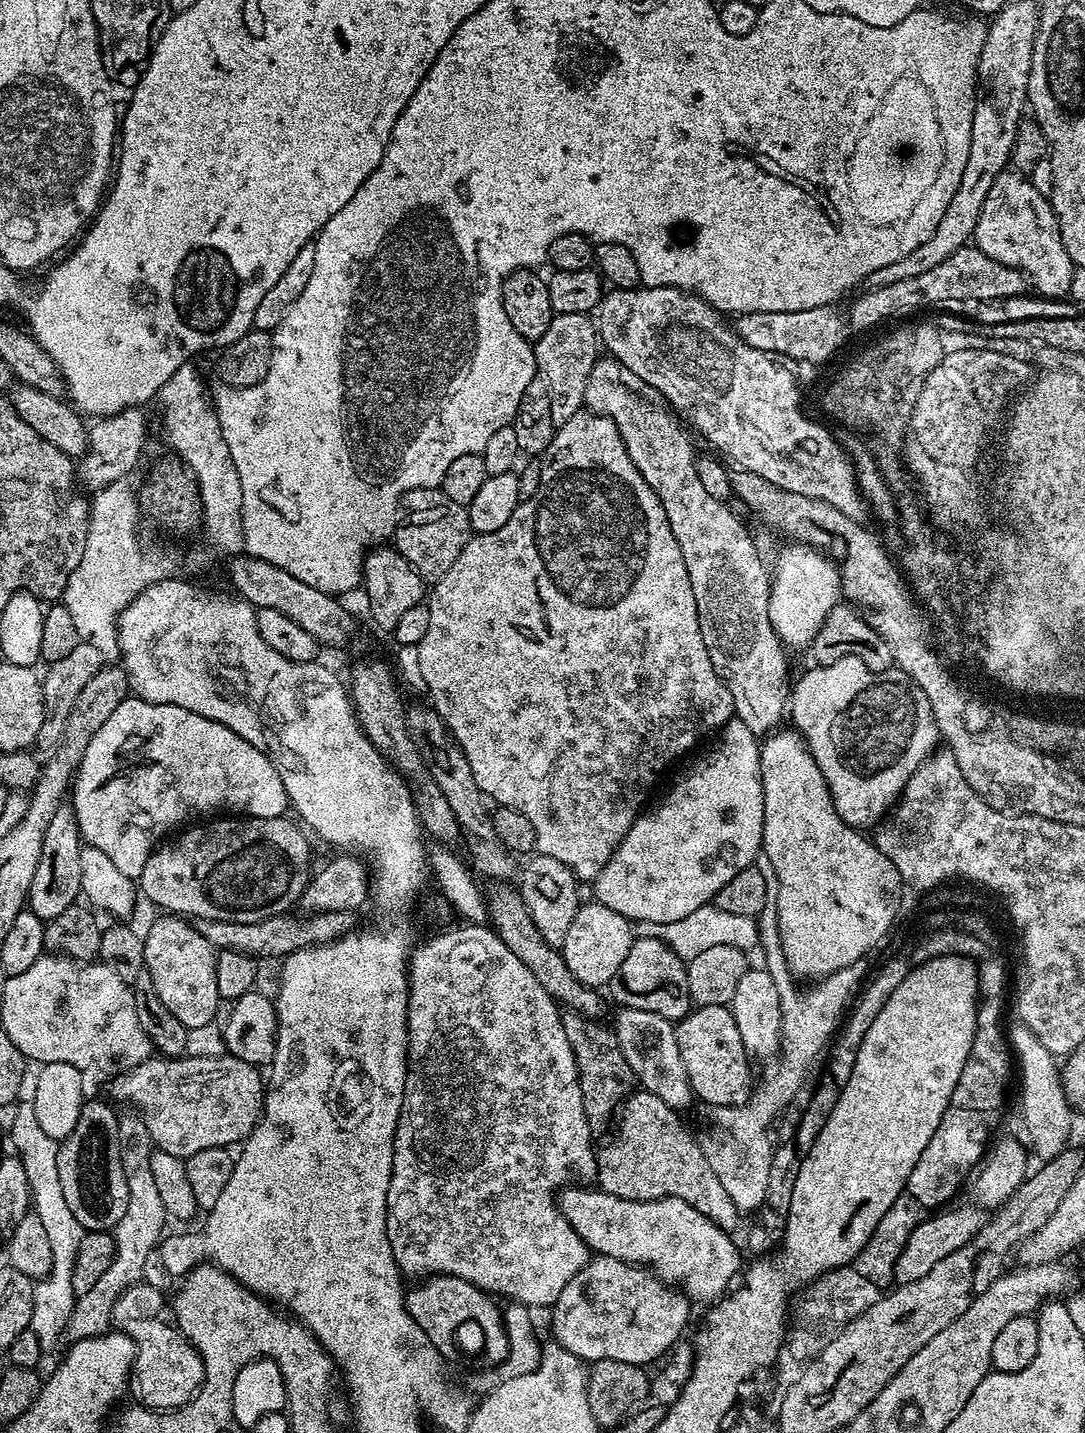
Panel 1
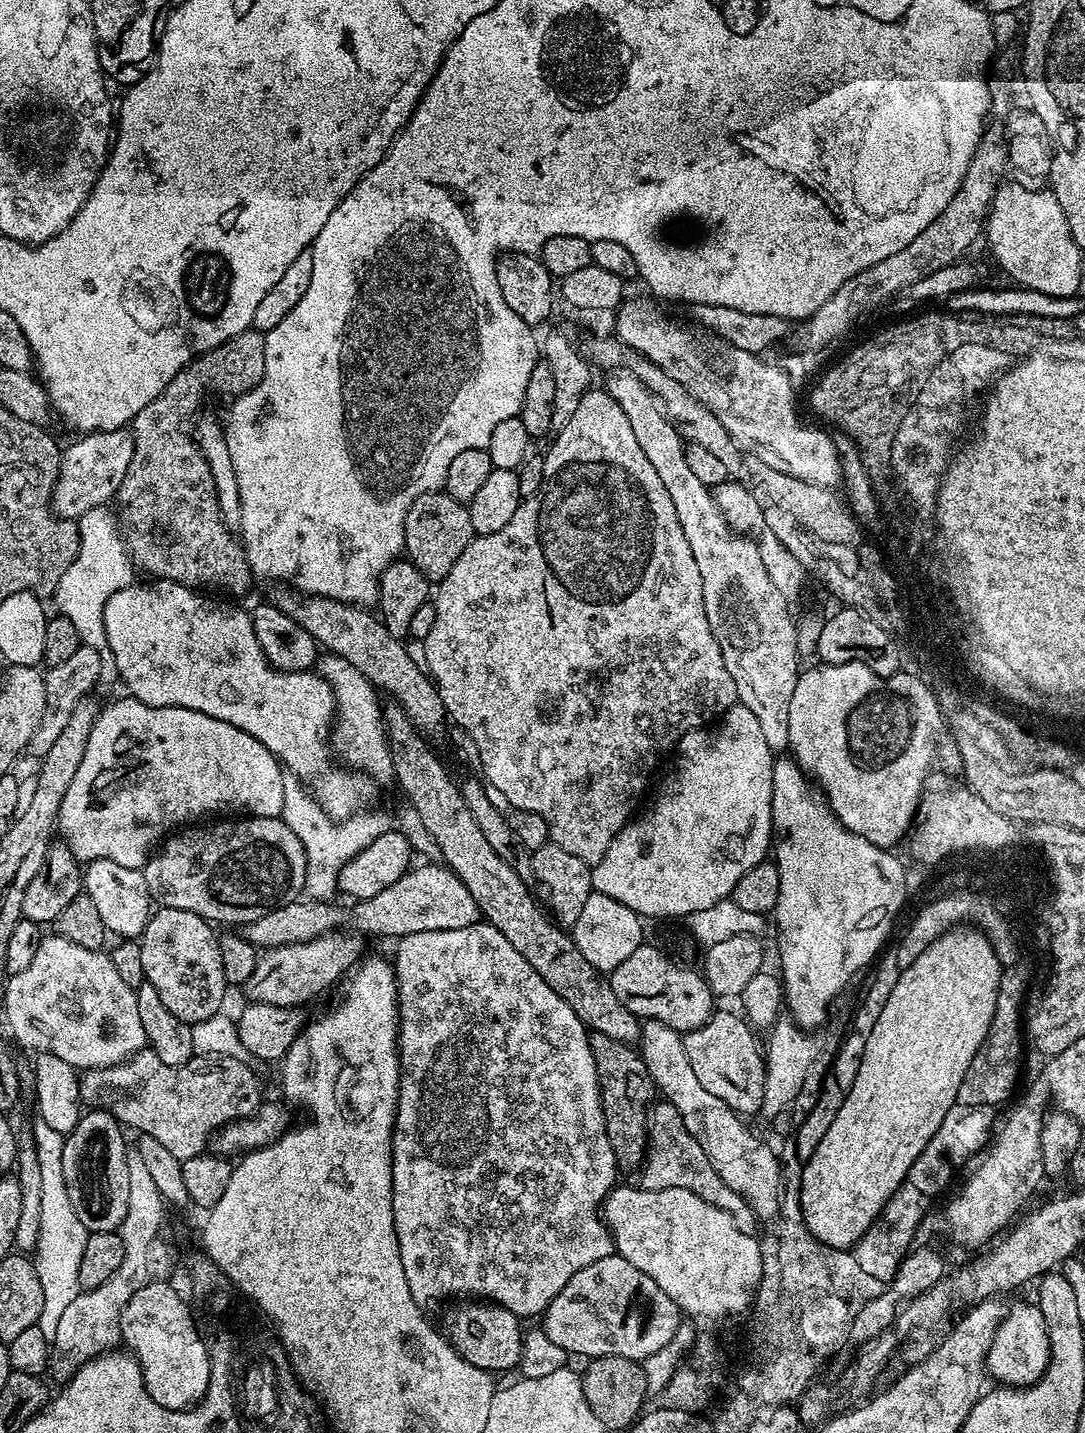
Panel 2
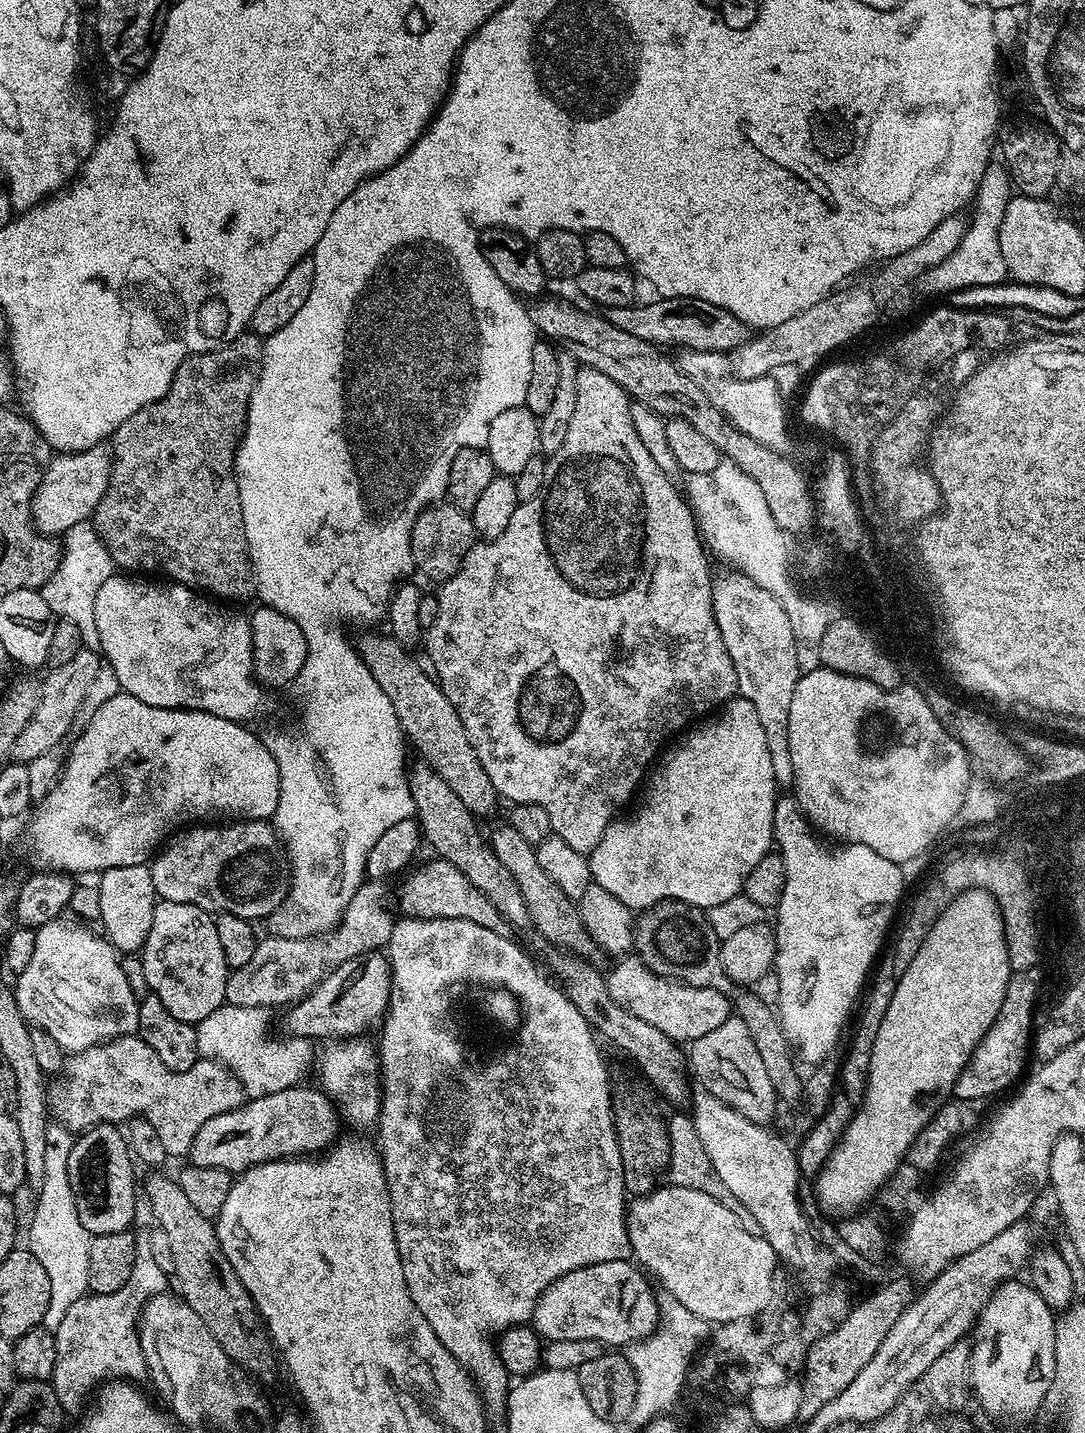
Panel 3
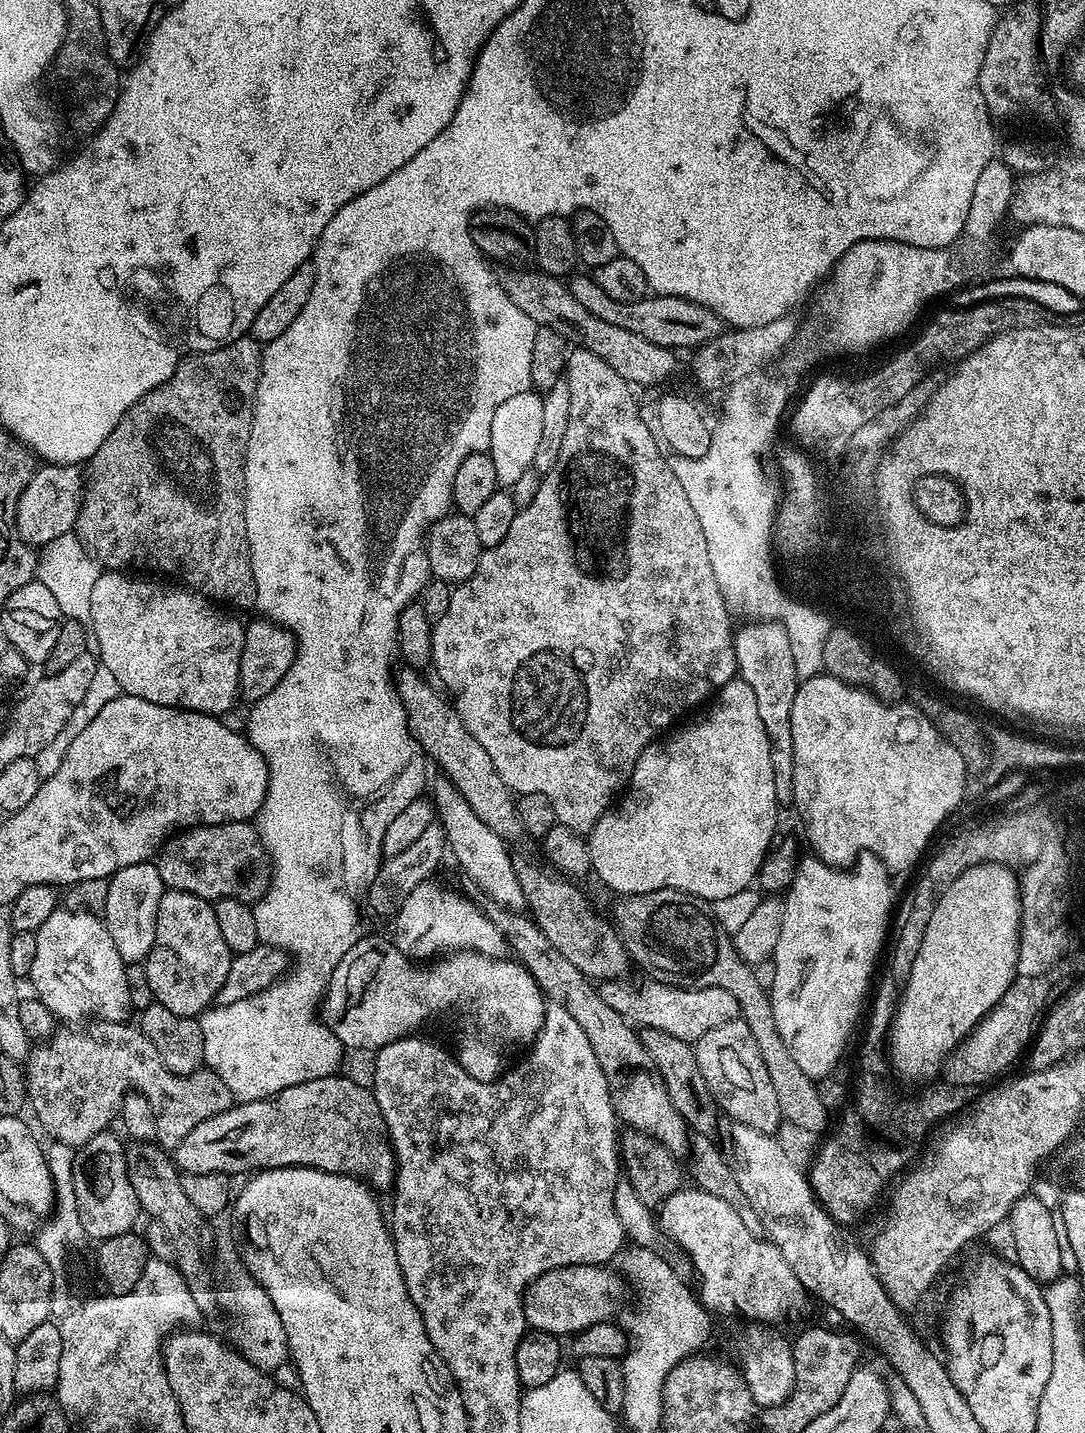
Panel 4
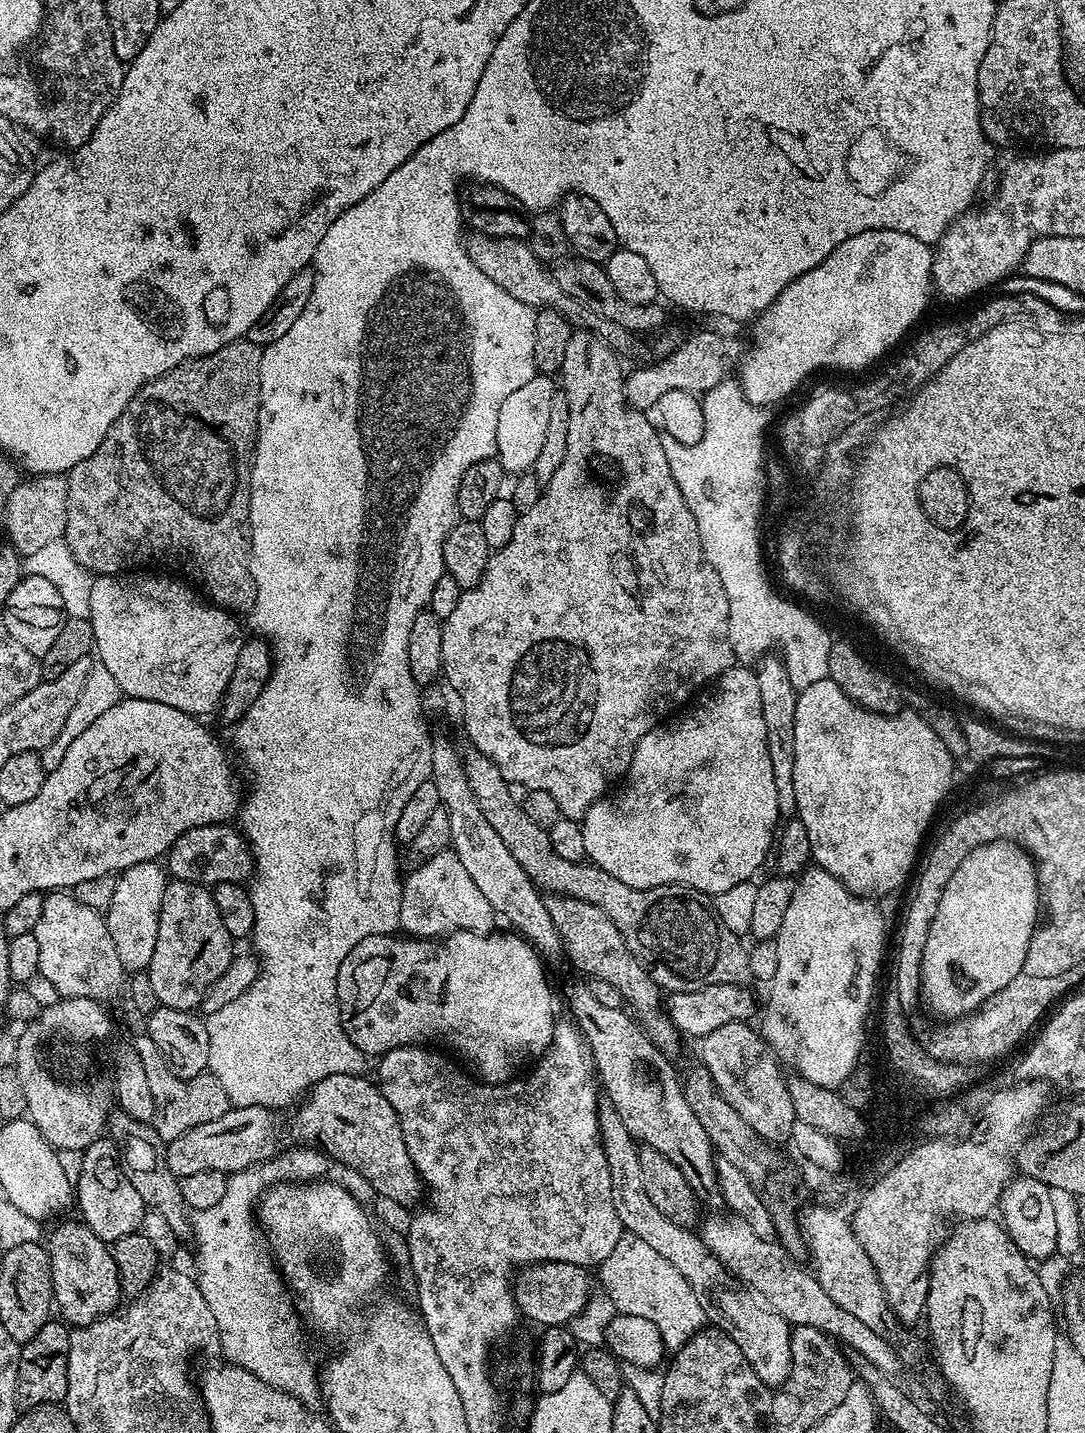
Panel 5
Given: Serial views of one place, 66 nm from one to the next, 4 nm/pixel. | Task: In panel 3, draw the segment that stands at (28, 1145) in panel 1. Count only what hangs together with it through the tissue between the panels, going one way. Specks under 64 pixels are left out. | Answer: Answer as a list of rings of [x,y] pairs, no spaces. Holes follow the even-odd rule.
[[[49,1123],[46,1130],[44,1186],[36,1197],[37,1206],[28,1228],[26,1246],[45,1267],[50,1280],[50,1303],[43,1327],[56,1331],[66,1312],[89,1293],[89,1252],[91,1236],[82,1225],[70,1189],[69,1158],[75,1137],[60,1124]]]

